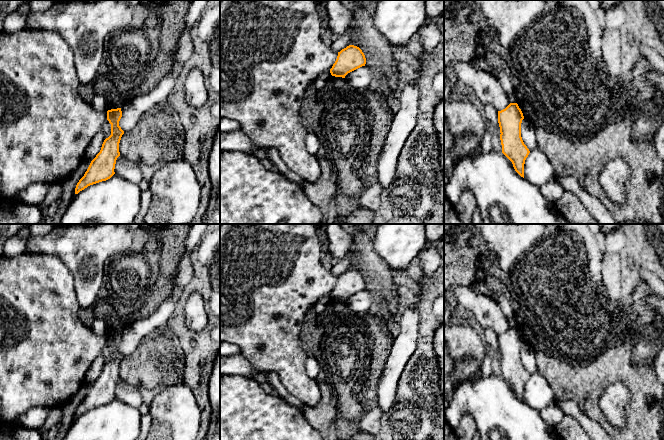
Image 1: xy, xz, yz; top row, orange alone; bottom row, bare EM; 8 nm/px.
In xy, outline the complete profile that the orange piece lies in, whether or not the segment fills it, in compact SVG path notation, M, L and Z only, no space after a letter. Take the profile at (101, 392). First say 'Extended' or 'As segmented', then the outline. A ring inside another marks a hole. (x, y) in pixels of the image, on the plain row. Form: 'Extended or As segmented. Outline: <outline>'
As segmented. Outline: M121 332L107 335L107 344L111 348L111 359L104 364L100 376L91 385L84 400L77 407L75 418L90 409L106 405L115 398L116 384L120 380L119 367L124 358L119 350L121 341Z

